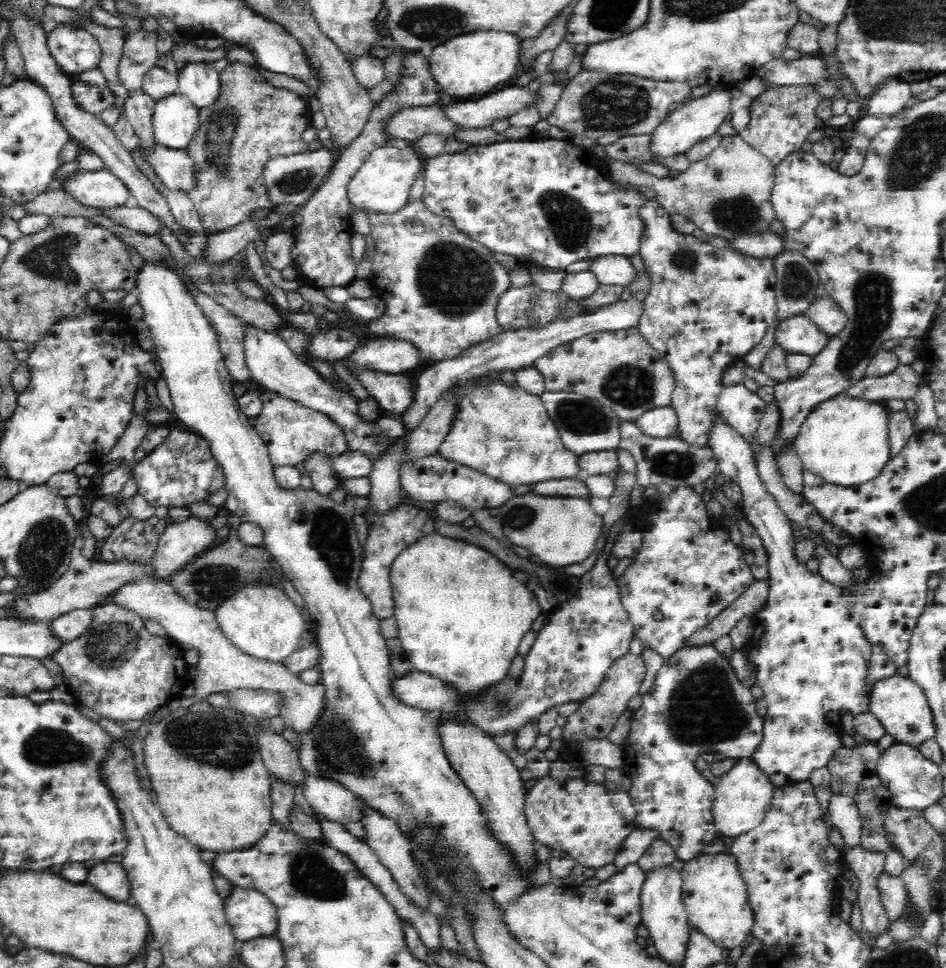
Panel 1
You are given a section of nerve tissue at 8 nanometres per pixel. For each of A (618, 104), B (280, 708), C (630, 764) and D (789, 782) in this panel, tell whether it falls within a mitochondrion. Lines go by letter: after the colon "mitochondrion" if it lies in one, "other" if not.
A: mitochondrion
B: other
C: other
D: other

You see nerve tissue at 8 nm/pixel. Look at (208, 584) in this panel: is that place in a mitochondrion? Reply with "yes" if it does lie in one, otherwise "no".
yes

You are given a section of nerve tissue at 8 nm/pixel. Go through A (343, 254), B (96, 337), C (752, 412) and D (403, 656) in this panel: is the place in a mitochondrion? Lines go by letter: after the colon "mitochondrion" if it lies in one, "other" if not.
A: other
B: other
C: other
D: other

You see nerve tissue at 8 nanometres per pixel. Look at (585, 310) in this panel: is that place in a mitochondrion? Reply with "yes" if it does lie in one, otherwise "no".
no

